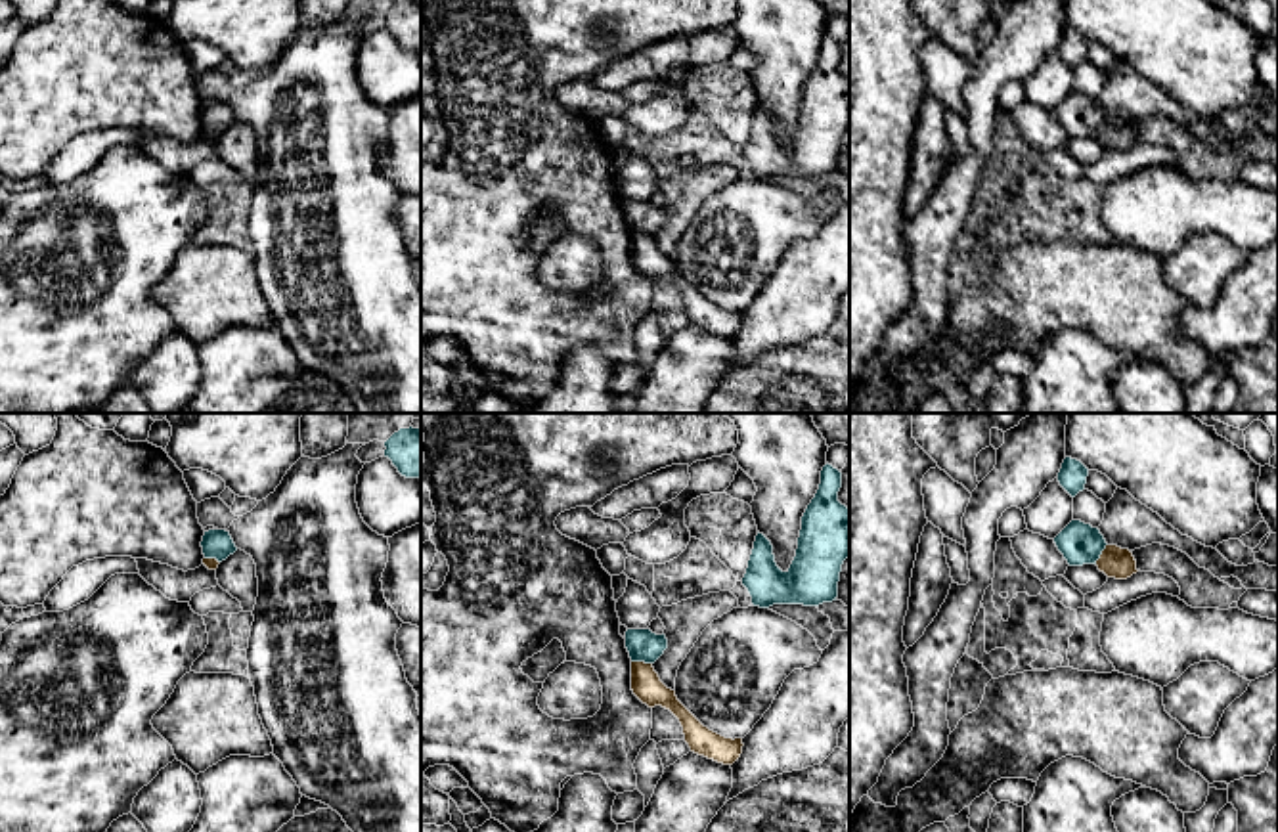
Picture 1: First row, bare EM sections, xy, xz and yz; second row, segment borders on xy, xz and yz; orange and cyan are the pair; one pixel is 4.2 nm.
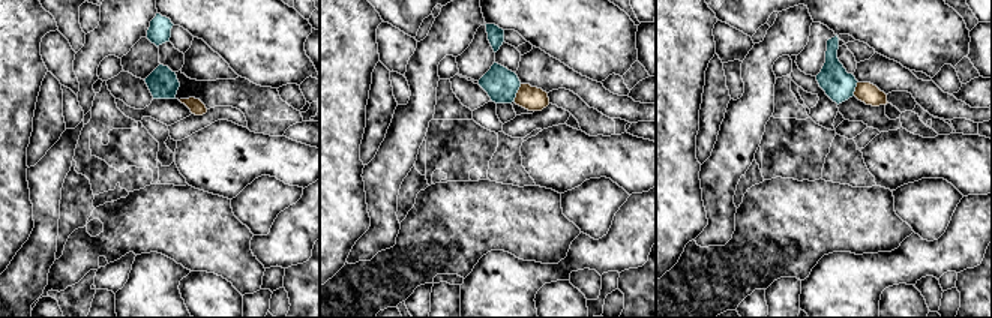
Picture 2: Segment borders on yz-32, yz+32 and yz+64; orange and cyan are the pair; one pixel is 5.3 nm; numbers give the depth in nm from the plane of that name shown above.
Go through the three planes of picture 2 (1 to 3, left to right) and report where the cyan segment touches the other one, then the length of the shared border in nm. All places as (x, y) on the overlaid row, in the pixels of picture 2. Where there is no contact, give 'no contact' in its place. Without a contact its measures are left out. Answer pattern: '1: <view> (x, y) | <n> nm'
1: no contact
2: yz+32 (517, 93) | 100 nm
3: yz+64 (856, 89) | 80 nm

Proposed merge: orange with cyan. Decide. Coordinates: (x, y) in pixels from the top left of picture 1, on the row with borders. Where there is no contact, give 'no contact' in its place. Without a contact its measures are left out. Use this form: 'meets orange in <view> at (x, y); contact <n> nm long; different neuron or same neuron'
meets orange in xz at (641, 662); contact 90 nm long; different neuron

